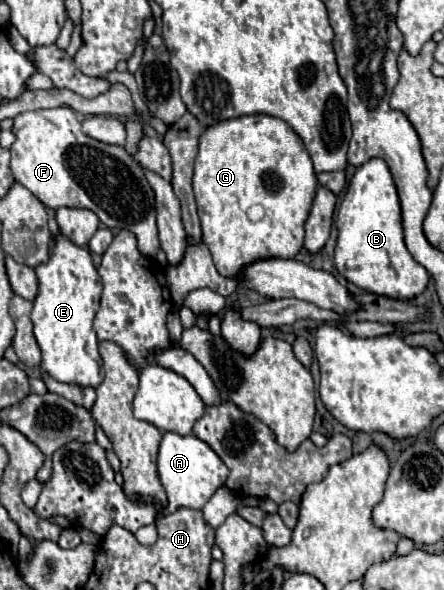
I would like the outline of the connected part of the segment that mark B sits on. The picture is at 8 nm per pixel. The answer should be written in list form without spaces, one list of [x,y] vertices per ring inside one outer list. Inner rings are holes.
[[[370,160],[356,168],[346,196],[337,209],[336,270],[354,286],[396,300],[412,300],[428,286],[428,272],[404,246],[400,200],[384,160]]]

